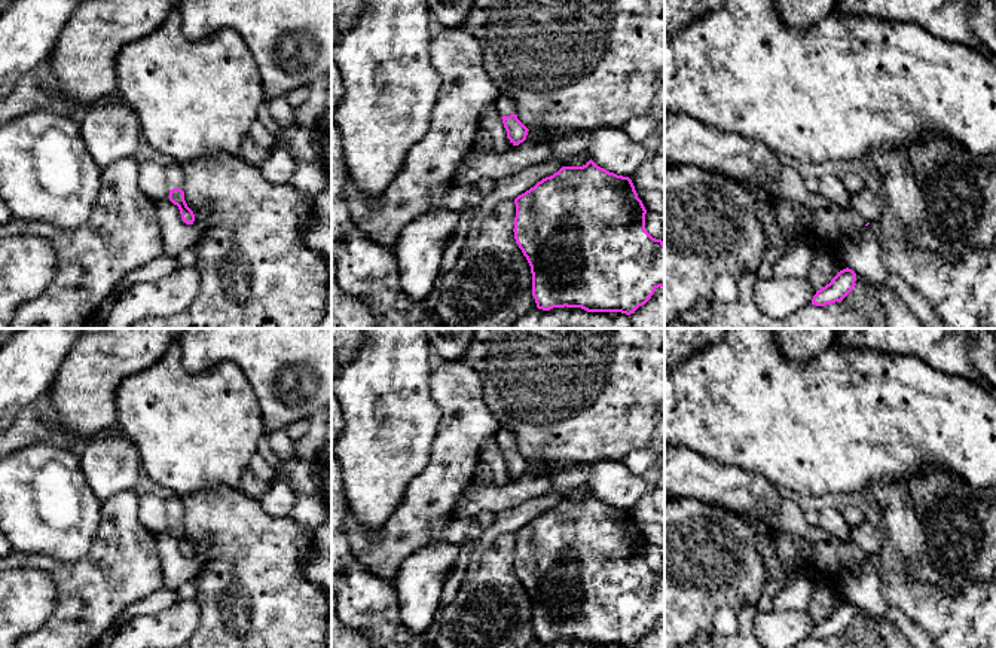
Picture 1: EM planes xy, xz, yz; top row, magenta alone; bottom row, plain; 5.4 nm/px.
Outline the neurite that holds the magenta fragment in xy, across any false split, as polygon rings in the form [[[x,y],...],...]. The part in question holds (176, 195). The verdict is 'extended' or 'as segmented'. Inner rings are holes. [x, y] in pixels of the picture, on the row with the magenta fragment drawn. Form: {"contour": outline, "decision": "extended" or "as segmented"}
{"contour": [[[171,163],[165,166],[166,172],[166,186],[168,186],[168,198],[169,201],[178,207],[181,220],[186,224],[193,224],[195,221],[195,214],[193,211],[187,207],[184,201],[184,192],[183,192],[183,184],[184,184],[184,172],[183,166],[180,163]]], "decision": "extended"}

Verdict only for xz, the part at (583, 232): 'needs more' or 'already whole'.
already whole

